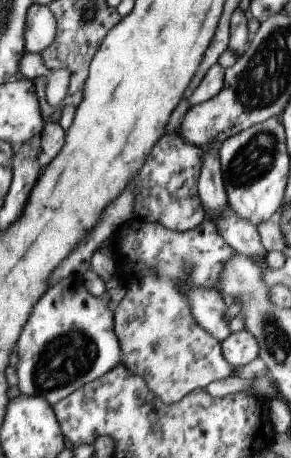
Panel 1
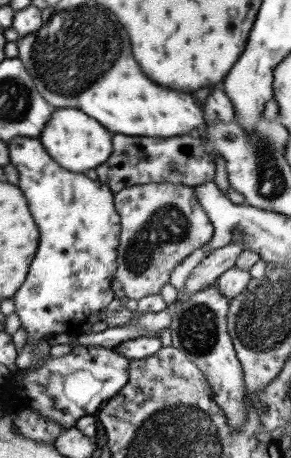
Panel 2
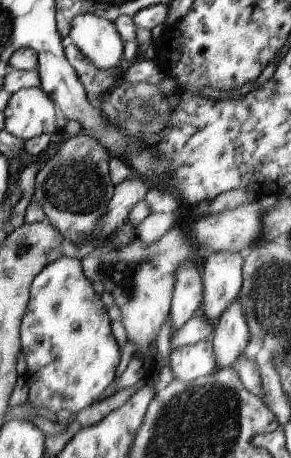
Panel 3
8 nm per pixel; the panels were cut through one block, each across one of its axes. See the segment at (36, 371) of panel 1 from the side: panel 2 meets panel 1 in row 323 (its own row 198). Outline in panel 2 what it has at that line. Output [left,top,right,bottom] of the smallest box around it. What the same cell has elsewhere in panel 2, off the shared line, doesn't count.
[7,136,121,346]

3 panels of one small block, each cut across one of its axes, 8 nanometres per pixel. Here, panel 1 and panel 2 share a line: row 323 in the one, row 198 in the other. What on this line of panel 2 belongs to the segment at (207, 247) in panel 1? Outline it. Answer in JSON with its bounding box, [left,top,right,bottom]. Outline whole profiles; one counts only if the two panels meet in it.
[113,184,213,300]

